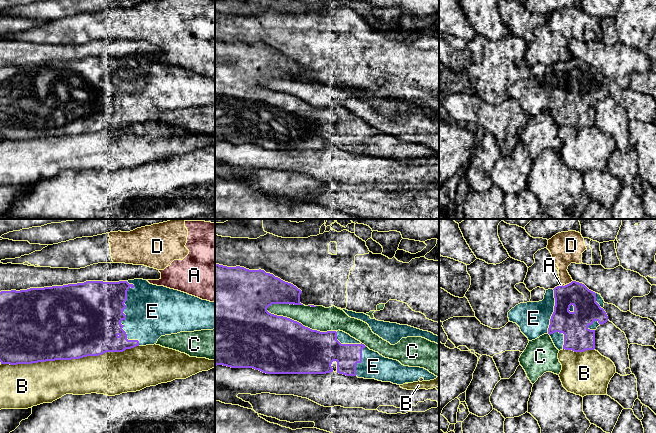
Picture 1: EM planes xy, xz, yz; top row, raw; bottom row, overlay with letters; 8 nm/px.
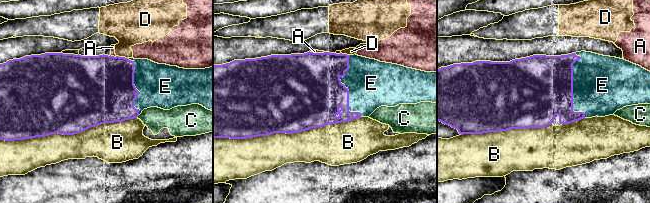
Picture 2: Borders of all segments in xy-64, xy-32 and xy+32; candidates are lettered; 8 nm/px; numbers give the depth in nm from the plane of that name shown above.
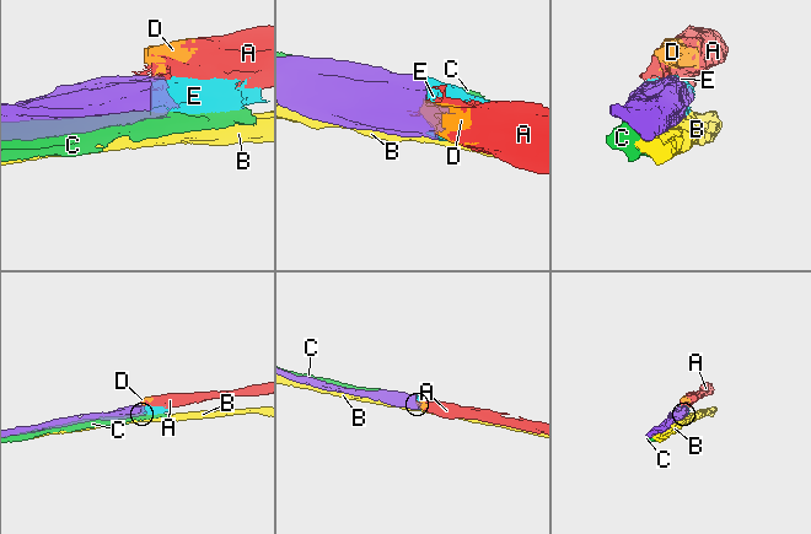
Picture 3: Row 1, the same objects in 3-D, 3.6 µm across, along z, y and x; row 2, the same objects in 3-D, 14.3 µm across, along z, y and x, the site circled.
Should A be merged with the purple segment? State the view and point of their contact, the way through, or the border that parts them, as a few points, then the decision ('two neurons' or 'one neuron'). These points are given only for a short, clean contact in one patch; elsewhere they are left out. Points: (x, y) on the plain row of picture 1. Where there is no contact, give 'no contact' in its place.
meets purple in yz at (562, 61); two neurons

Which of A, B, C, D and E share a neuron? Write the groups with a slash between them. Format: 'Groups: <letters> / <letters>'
Groups: A D / B / C / E

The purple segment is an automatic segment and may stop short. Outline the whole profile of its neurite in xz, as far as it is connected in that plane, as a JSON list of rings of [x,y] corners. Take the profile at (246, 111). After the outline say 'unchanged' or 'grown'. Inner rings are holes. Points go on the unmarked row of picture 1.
[[[215,40],[215,141],[253,144],[266,150],[326,150],[333,148],[331,140],[336,137],[339,150],[391,158],[397,161],[418,158],[420,154],[423,154],[424,157],[437,154],[424,144],[404,142],[397,136],[385,134],[343,107],[312,106],[290,94],[277,92],[267,87],[272,80],[303,81],[300,79],[301,69],[302,67],[293,60],[266,49],[264,46],[249,46],[240,42],[227,43]]]; grown

